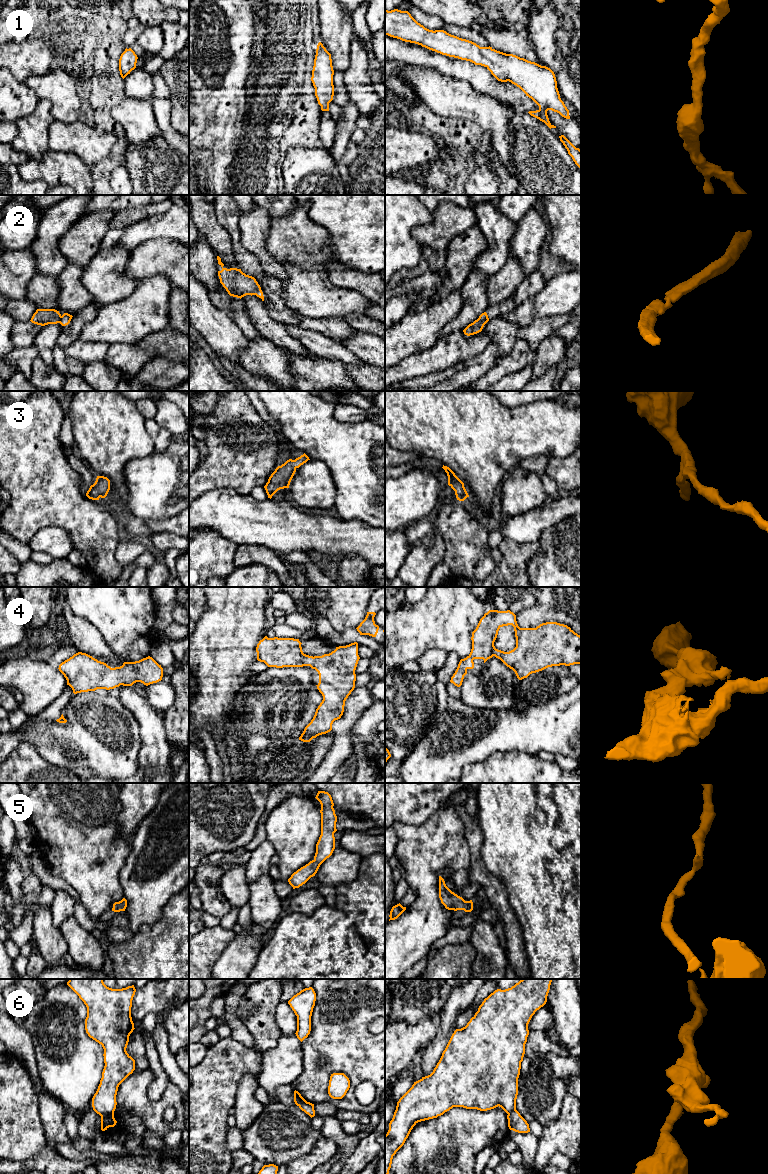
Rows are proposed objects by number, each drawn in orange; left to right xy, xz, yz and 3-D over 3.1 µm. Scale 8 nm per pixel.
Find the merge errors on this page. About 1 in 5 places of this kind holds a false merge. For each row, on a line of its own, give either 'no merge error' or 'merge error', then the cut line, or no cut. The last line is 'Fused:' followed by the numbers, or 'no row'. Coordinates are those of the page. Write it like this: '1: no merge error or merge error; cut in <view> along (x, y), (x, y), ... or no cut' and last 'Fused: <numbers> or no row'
1: no merge error; no cut
2: no merge error; no cut
3: no merge error; no cut
4: no merge error; no cut
5: no merge error; no cut
6: merge error; cut in xy along (113, 1112), (101, 1117)
Fused: 6

